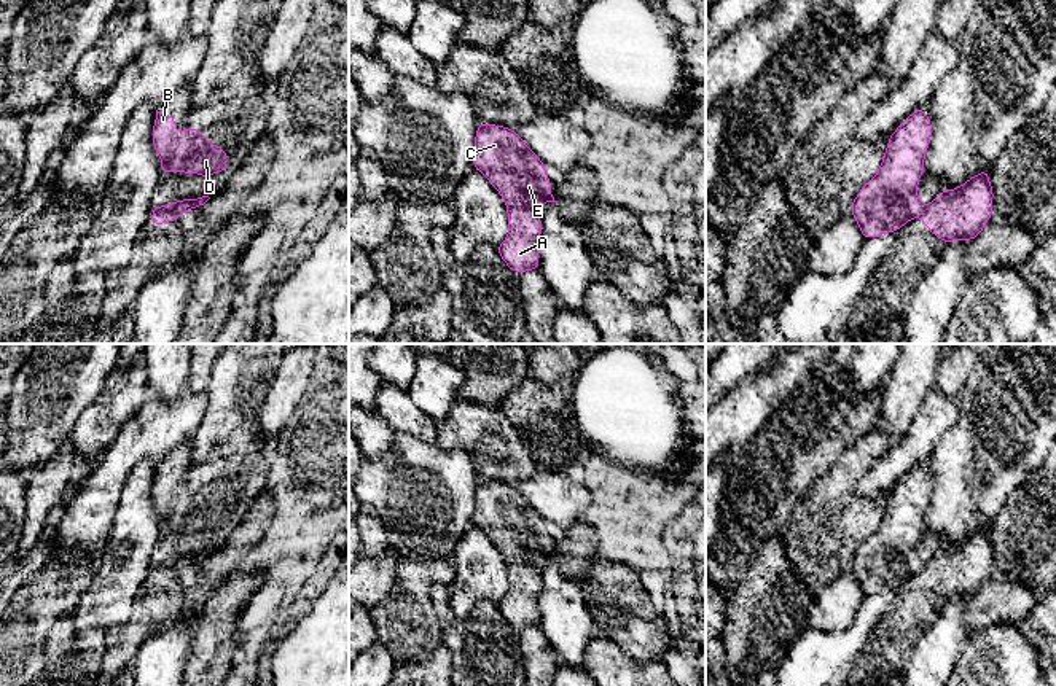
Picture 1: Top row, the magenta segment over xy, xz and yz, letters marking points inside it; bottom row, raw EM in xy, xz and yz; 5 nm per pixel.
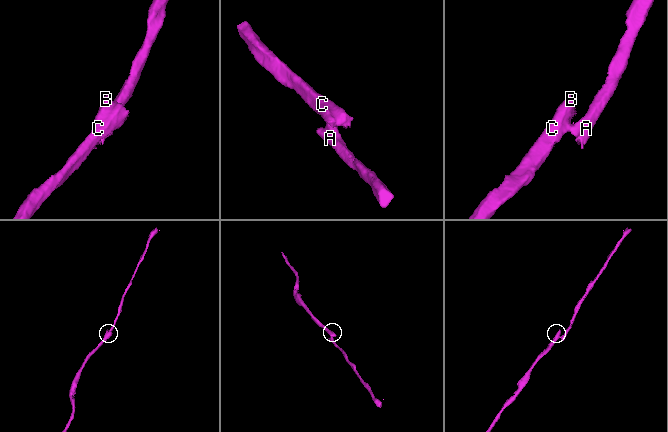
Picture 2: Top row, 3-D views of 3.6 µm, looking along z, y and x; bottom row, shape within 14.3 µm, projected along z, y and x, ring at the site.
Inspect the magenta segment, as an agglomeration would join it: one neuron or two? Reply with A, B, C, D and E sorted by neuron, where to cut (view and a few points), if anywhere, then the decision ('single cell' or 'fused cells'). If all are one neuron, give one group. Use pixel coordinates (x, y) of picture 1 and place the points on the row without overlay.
A / B C D E; cut in xz along (508, 561), (526, 561), (535, 567); fused cells

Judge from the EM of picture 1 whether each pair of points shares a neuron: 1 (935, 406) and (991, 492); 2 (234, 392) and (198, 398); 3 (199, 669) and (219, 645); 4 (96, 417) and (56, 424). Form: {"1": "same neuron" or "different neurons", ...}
{"1": "different neurons", "2": "different neurons", "3": "same neuron", "4": "different neurons"}

